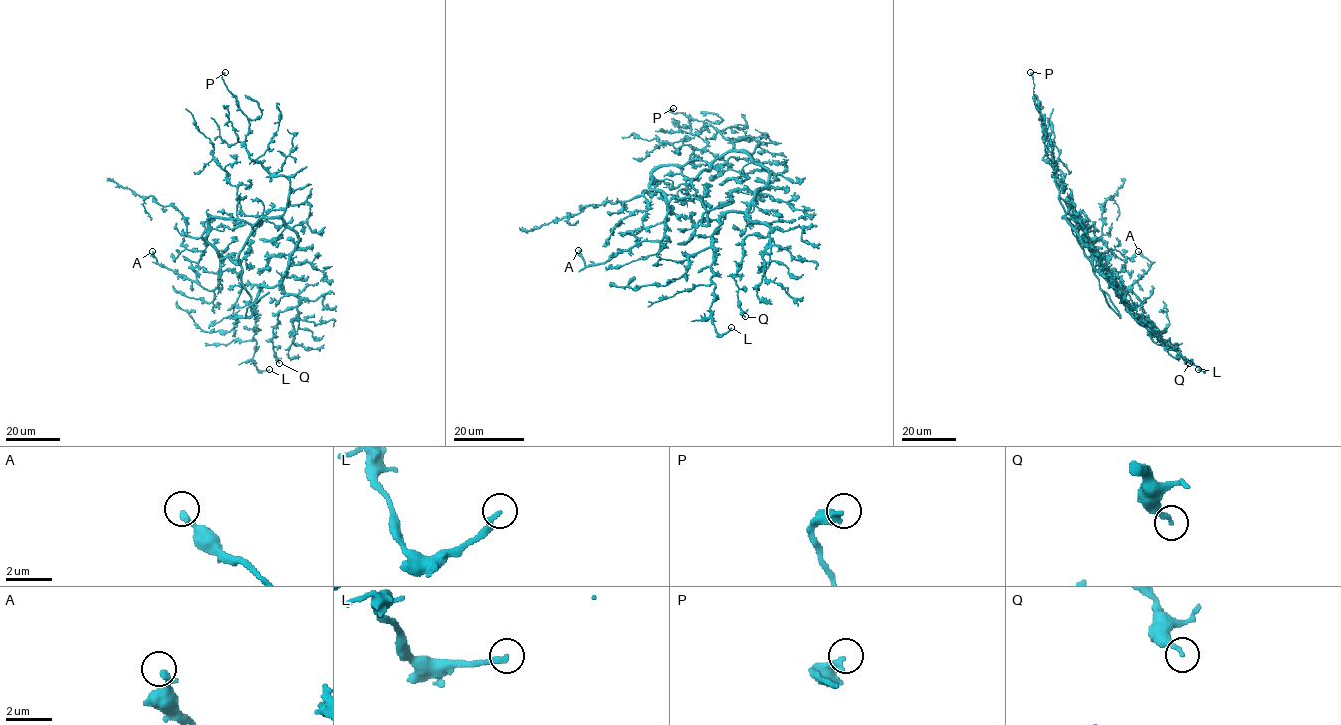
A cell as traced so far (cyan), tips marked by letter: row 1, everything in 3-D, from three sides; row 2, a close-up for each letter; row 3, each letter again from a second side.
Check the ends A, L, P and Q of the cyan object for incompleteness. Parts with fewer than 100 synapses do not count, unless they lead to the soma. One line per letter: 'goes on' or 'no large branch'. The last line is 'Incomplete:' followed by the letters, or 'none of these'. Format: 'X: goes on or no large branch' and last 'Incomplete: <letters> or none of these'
A: no large branch
L: no large branch
P: no large branch
Q: no large branch
Incomplete: none of these

